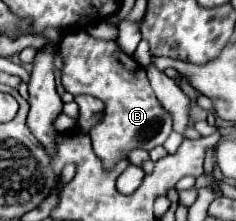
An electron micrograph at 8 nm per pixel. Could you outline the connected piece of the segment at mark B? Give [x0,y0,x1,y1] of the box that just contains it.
[60,29,172,167]

